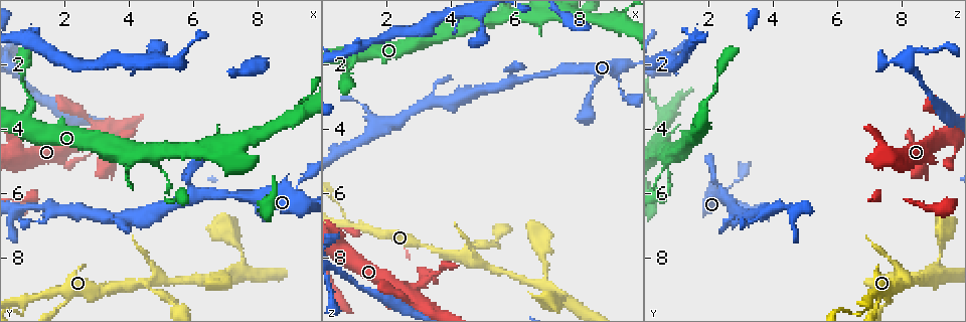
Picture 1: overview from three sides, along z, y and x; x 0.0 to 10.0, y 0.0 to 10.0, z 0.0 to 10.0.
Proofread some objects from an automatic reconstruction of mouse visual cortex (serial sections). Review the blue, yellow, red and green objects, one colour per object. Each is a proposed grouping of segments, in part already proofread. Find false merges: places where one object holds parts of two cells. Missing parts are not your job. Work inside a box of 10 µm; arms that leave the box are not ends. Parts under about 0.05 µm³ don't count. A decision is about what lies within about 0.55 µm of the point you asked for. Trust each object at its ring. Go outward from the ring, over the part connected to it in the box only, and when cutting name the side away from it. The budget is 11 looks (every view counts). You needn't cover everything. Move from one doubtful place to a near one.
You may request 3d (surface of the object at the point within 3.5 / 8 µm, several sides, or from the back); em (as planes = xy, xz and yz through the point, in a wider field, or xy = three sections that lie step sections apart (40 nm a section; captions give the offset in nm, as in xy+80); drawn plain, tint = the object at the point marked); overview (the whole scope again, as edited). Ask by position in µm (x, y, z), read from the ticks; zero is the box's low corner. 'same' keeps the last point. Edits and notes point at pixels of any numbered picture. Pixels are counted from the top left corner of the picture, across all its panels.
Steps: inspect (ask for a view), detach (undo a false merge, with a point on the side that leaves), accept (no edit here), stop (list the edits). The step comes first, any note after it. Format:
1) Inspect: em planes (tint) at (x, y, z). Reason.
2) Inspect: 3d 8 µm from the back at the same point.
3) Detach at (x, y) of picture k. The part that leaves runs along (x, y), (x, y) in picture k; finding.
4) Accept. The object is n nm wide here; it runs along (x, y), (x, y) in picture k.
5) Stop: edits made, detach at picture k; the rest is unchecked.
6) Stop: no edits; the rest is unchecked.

Inspect: 3d 3.5 µm at (0.70, 9.45, 6.95).

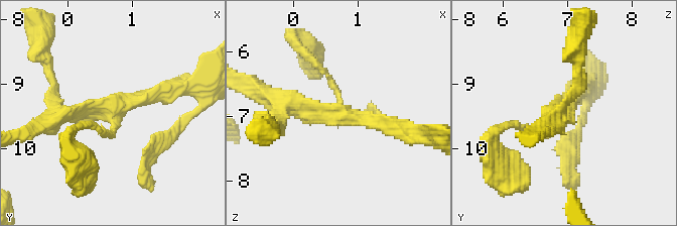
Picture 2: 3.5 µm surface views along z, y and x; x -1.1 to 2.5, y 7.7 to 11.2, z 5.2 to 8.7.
Inspect: em xy step 3 (tint) at (0.75, 9.35, 7.00). 3 arms meet here; the arms are 150, 200, 250 nm wide.

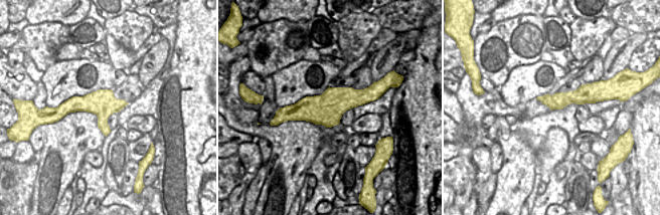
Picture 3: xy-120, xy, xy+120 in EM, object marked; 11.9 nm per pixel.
Inspect: em xy step 1 (tint) at the same point. Cut it another way.

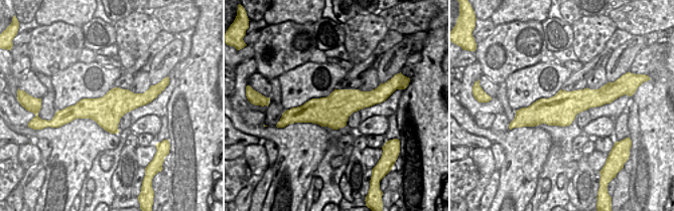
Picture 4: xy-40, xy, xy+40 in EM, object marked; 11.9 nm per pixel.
Accept. It runs along (400, 127), (313, 117), (297, 94) in picture 2; all the same cell.

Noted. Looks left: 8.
Inspect: 3d 3.5 µm at (4.10, 8.90, 7.95). Four-way junction.

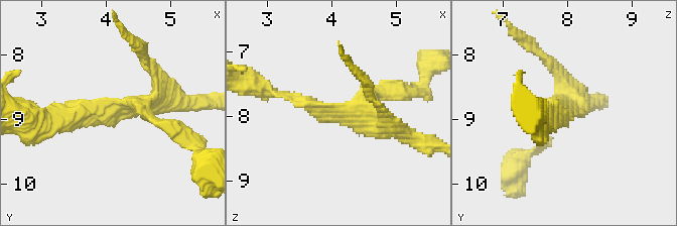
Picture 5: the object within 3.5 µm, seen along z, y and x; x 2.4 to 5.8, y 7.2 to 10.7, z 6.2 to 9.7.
Inspect: em xy step 5 (tint) at (4.10, 8.95, 8.00). 4 arms meet here; the arms are 150, 150, 200, 300 nm wide; need the tissue.

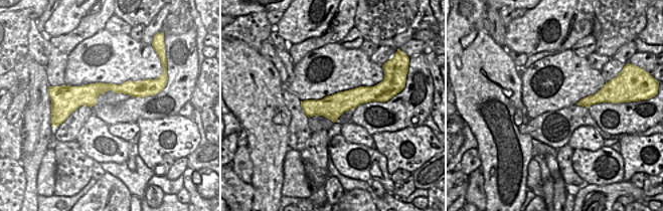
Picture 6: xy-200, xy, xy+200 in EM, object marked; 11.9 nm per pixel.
Accept. It runs along (375, 96), (335, 106), (303, 103) in picture 6; continuous, no second cell.

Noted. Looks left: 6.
Inspect: 3d 3.5 µm at (4.75, 4.80, 0.75). Three arms meet.

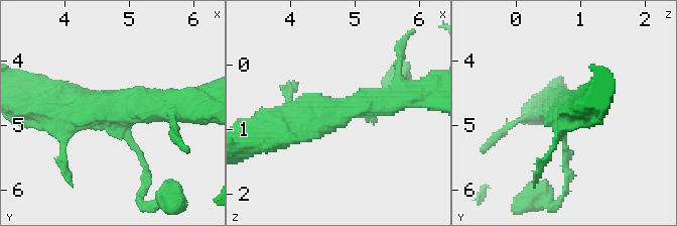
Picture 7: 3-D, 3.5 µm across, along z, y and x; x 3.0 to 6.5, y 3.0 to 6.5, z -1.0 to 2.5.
Inspect: em xy step 1 (tint) at (4.80, 4.80, 0.70). Need the tissue.

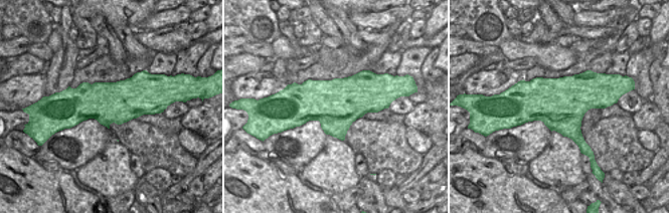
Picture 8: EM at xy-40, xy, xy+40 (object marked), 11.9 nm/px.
Accept. 3 arms meet here; it runs along (275, 130), (405, 97) in picture 7; continuous, no second cell.

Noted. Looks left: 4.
Inspect: 3d 8 µm at (6.10, 6.00, 2.55).

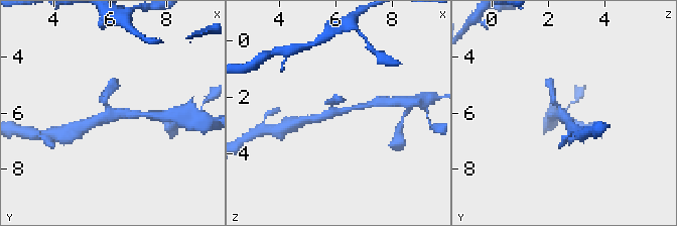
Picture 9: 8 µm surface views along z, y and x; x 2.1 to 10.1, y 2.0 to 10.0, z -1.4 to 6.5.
Inspect: 3d 3.5 µm at the same point.

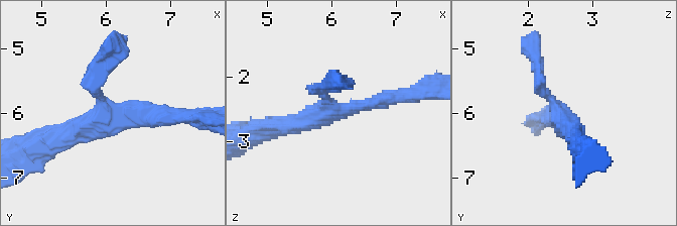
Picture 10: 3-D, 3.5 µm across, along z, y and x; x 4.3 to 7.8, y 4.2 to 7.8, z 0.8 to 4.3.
Inspect: em planes (tint) at (6.10, 6.00, 2.50). 3 arms meet here; the arms are 150, 250, 300 nm wide; now the EM.

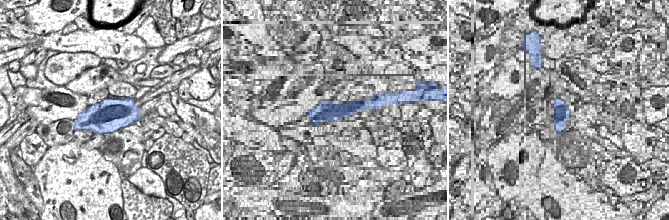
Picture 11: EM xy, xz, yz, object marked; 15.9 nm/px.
Accept. It runs along (401, 97), (280, 125) in picture 10; one cell here.

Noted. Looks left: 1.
Stop: no edits; the rest is unchecked.

